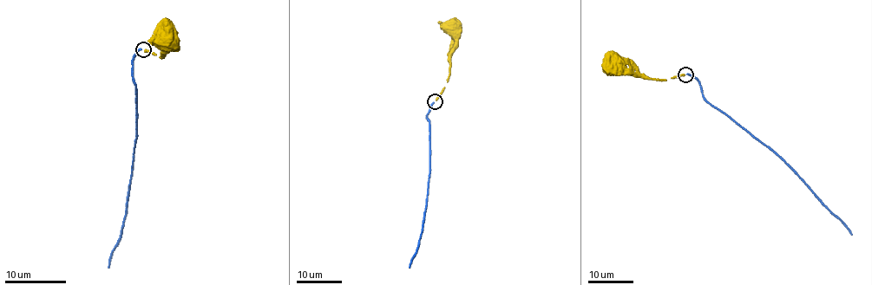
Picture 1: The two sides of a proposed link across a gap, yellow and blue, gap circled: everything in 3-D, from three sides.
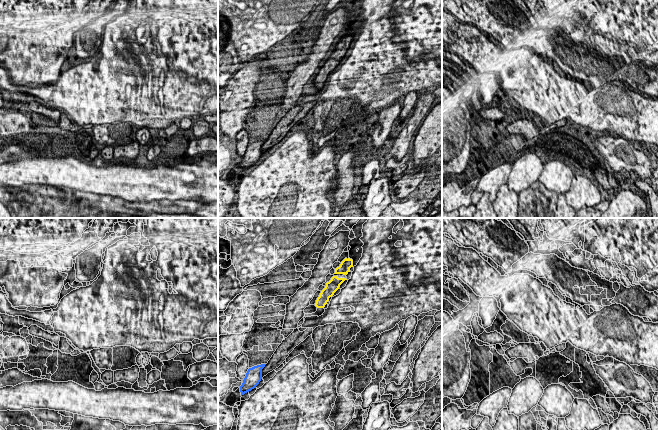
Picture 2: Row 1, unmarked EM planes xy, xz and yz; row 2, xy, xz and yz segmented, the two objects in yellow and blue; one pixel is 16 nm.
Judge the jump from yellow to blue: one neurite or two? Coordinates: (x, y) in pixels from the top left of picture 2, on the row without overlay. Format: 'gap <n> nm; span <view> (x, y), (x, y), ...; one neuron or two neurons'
gap 1250 nm; span xz (317, 83), (265, 140); two neurons

